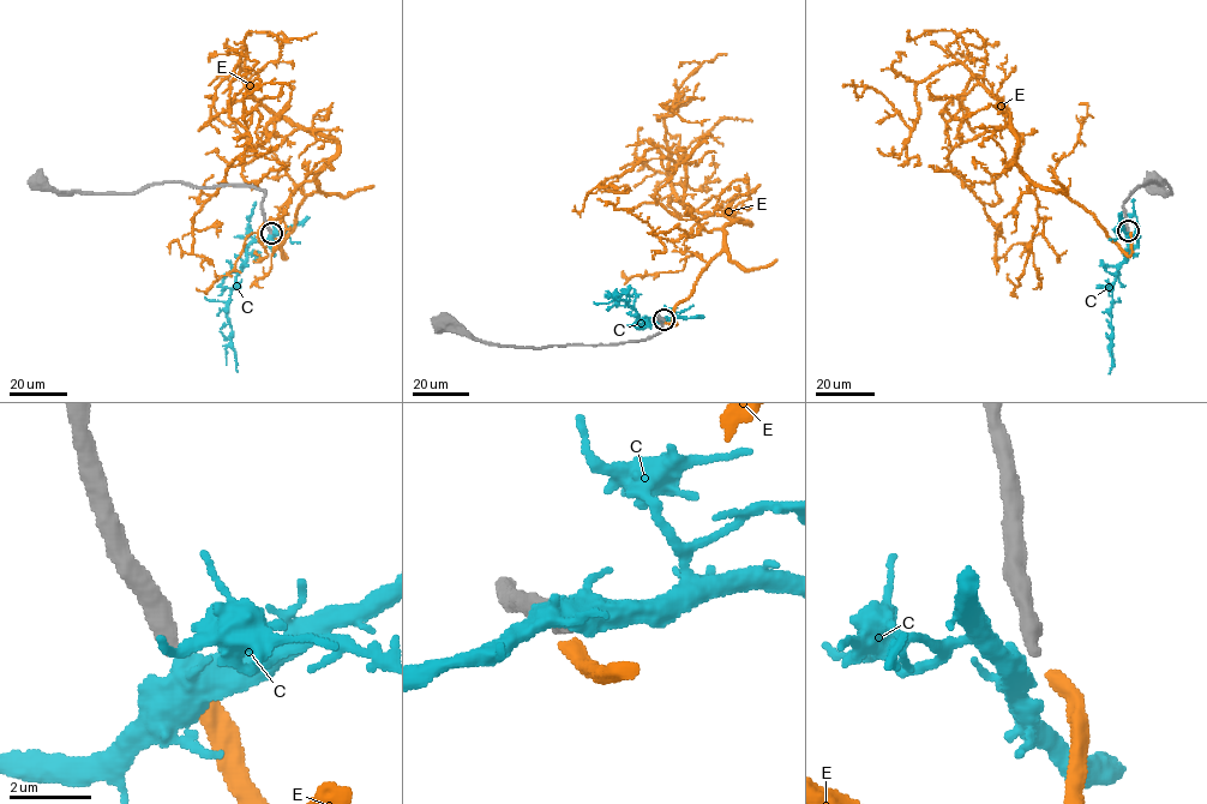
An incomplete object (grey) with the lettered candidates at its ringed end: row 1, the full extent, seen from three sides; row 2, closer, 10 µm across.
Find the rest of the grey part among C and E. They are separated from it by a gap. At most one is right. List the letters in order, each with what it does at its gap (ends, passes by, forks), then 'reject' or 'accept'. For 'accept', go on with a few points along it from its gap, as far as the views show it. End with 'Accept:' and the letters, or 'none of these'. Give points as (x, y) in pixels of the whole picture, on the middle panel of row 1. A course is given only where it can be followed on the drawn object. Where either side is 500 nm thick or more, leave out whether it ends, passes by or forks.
C: it forks; reject
E: it ends; accept; course (664, 320), (676, 324), (724, 227), (749, 224), (679, 199), (658, 118), (726, 54)
Accept: E

